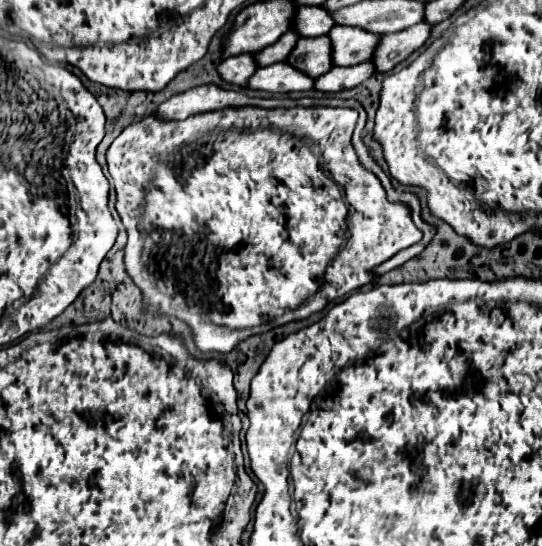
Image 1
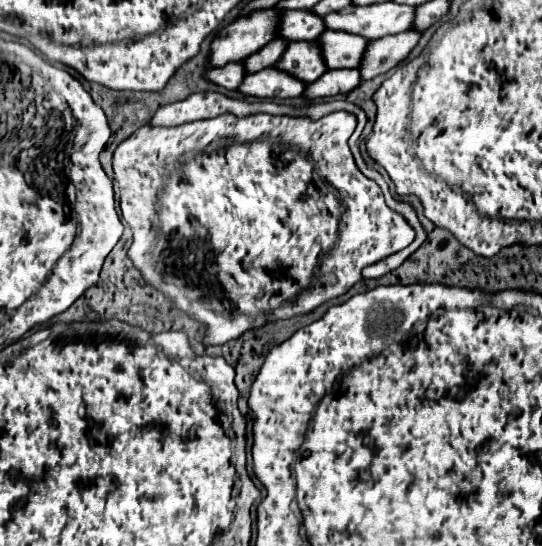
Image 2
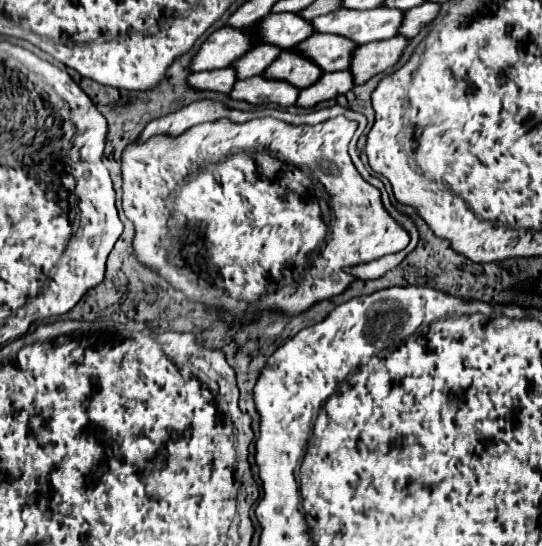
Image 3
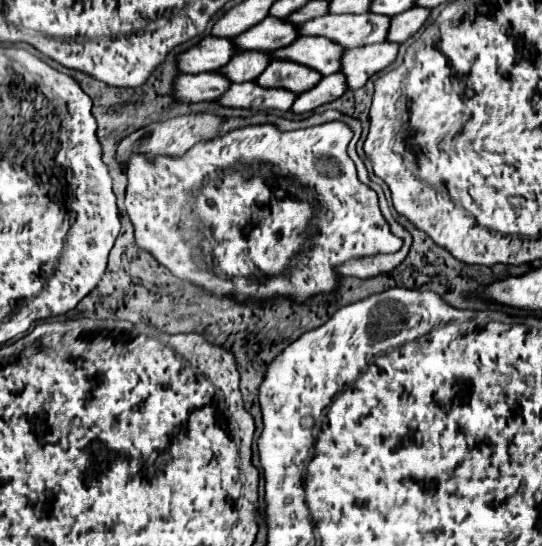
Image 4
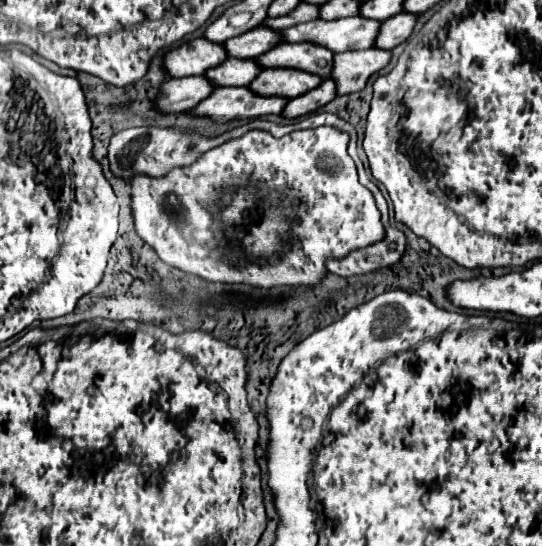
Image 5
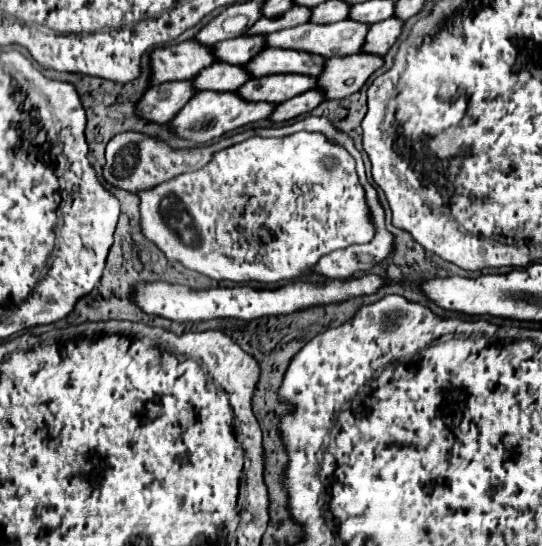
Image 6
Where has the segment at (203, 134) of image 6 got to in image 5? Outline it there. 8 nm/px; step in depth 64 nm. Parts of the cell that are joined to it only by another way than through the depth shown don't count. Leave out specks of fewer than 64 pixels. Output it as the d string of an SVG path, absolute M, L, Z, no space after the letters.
M224 86L216 88L206 100L202 100L196 108L192 108L192 112L210 116L214 122L226 122L236 118L258 118L266 114L280 114L286 104L288 98L256 96L256 92L252 92L248 86L242 88Z

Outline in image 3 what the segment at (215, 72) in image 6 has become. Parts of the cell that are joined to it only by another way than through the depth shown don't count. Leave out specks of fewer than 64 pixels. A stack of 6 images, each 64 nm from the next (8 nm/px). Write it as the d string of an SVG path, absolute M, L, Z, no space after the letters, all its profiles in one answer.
M260 44L260 46L254 46L252 52L242 56L240 60L236 60L232 66L236 68L236 74L238 74L240 80L250 78L250 76L258 76L276 60L276 56L280 52L282 52L280 48L272 48L268 44Z

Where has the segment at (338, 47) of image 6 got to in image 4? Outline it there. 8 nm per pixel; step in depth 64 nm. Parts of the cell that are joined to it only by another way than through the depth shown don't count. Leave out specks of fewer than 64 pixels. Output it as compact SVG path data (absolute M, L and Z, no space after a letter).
M372 12L364 14L326 14L312 18L300 26L300 36L326 36L344 48L366 46L384 42L388 36L390 16L378 16Z

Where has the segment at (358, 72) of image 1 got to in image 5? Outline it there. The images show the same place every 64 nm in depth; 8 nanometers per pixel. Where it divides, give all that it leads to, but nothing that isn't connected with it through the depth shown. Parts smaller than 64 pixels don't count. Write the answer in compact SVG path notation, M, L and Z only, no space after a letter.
M326 78L320 86L316 86L314 90L292 98L286 108L284 108L284 116L286 118L298 118L298 116L306 116L310 112L316 112L320 106L332 102L338 96L336 92L336 82L332 78Z

